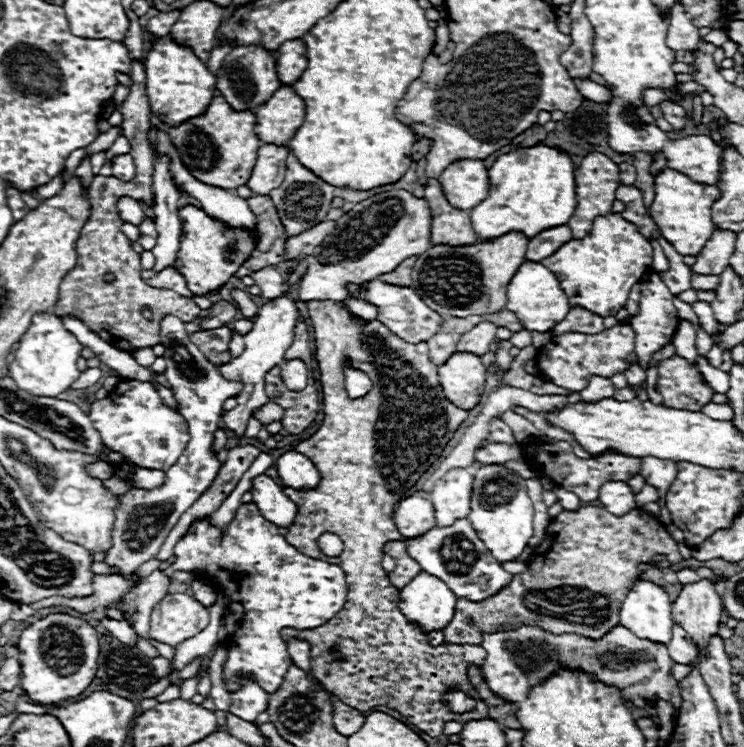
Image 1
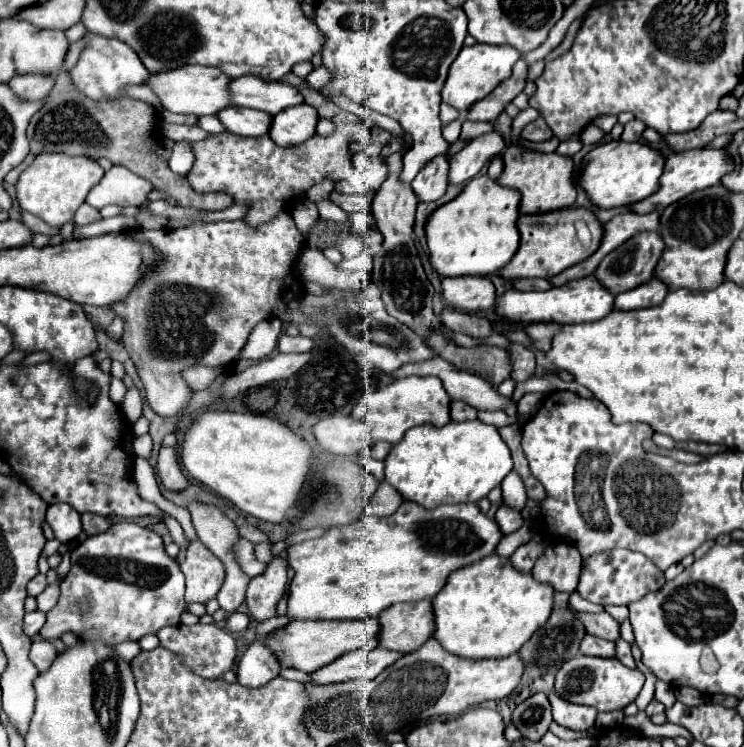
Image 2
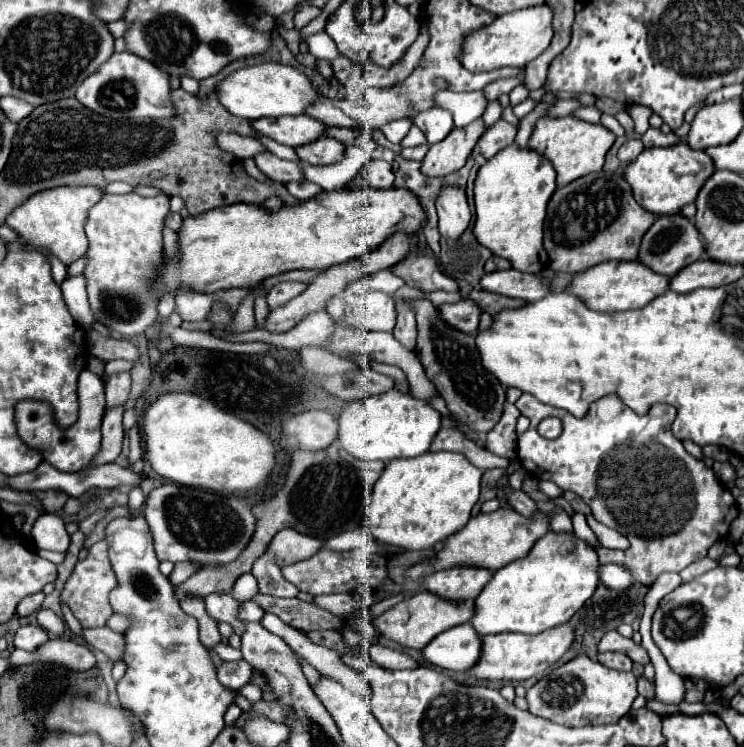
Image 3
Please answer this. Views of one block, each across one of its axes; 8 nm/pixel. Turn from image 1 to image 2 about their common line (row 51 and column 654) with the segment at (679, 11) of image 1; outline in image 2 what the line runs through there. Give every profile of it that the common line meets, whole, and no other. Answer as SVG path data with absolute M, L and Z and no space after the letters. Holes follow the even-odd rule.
M656 678L656 692L654 692L654 696L656 696L656 700L660 700L662 704L666 704L666 708L670 708L670 706L674 704L674 700L676 700L672 686L670 686L668 682L660 680L660 678Z

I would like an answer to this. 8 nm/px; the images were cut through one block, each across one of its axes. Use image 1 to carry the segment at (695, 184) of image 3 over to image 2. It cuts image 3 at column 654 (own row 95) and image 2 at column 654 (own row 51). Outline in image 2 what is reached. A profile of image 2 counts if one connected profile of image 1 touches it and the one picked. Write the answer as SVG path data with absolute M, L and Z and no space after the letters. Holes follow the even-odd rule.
M612 140L596 146L586 154L578 182L588 194L590 202L598 208L628 206L630 202L644 200L658 190L658 178L662 174L662 168L664 156L658 150L650 148L648 144Z

